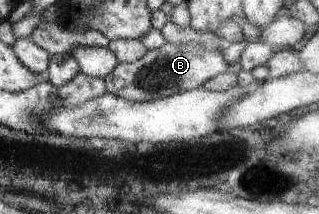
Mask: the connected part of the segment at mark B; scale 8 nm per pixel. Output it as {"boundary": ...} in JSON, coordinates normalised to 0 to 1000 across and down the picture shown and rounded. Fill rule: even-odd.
{"boundary":[[[517,196],[495,224],[461,234],[445,271],[420,290],[370,294],[345,346],[320,360],[332,435],[354,439],[408,477],[473,472],[627,407],[646,374],[702,336],[752,327],[746,285],[715,299],[696,280],[693,234],[639,234],[621,206],[533,206]]]}

